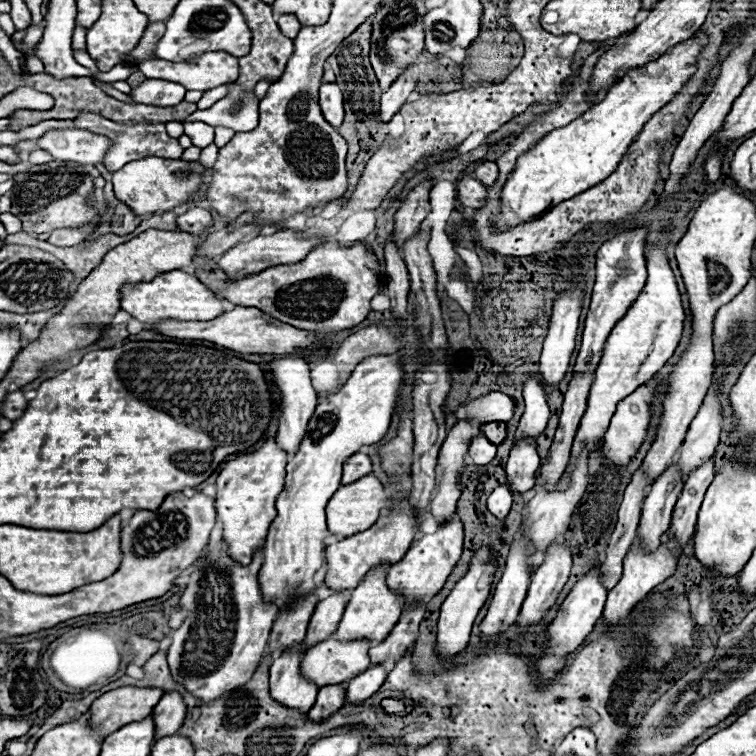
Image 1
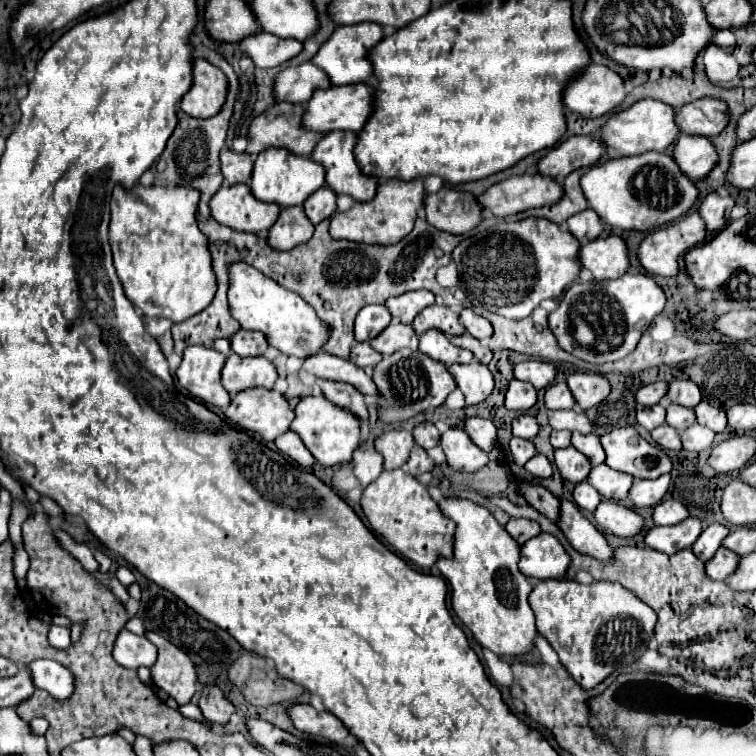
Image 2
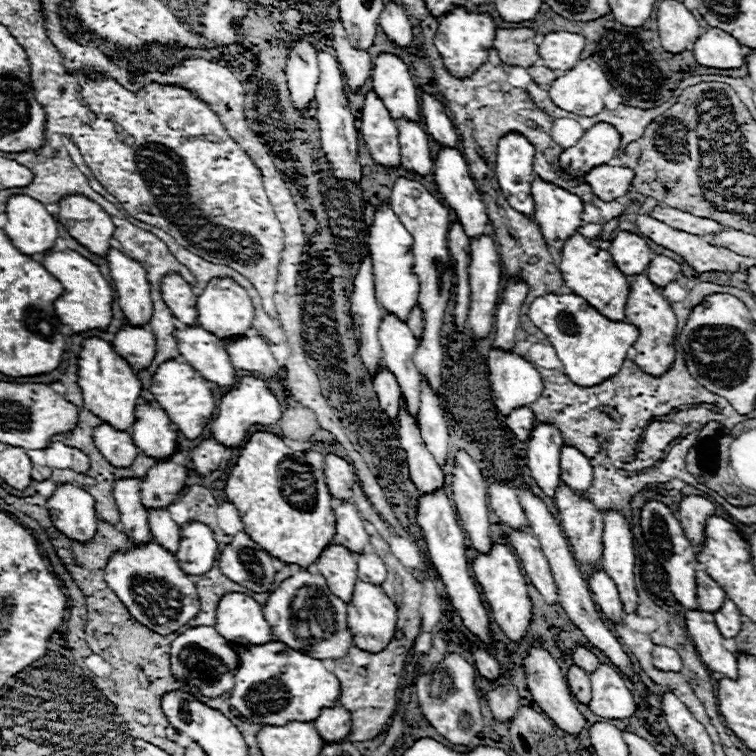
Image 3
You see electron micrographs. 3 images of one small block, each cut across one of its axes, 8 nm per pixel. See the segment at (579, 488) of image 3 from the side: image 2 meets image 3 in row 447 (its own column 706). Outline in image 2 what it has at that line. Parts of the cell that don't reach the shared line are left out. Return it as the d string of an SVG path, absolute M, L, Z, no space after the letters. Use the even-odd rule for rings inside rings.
M722 546L714 554L714 558L706 562L706 574L712 580L726 580L736 572L738 562L740 562L740 556L734 550L728 550Z

